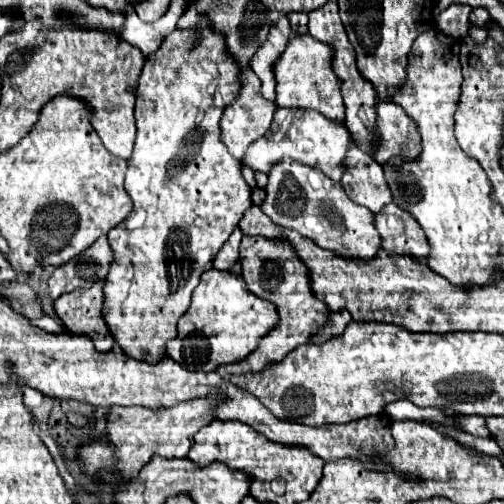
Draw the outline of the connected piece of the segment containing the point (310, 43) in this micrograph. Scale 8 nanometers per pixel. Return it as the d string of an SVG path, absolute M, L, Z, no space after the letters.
M311 35L291 37L287 49L277 57L273 71L277 81L275 103L279 107L313 109L327 115L329 119L343 121L343 99L339 91L339 79L333 75L331 69L331 47L313 39Z

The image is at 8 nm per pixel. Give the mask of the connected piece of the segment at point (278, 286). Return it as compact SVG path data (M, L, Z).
M243 235L239 263L241 263L241 275L247 281L249 291L277 305L279 323L273 331L269 331L267 337L263 337L261 345L249 359L243 359L243 363L233 363L231 367L219 367L221 375L233 375L241 371L261 371L265 365L283 359L283 355L287 355L295 347L309 343L315 337L315 333L321 327L325 327L331 315L327 305L315 297L311 289L309 269L297 257L293 245L287 239L267 239L261 235L257 237Z

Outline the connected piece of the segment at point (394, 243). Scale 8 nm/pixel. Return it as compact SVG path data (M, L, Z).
M391 203L383 211L375 213L375 225L379 227L379 233L383 235L385 251L397 253L397 255L407 253L427 261L431 245L411 213Z

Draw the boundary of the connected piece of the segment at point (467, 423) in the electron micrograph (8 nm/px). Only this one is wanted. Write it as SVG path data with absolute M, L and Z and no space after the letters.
M457 415L457 419L461 421L463 429L475 437L491 437L489 429L487 429L487 423L485 423L485 417L477 417L477 415Z

